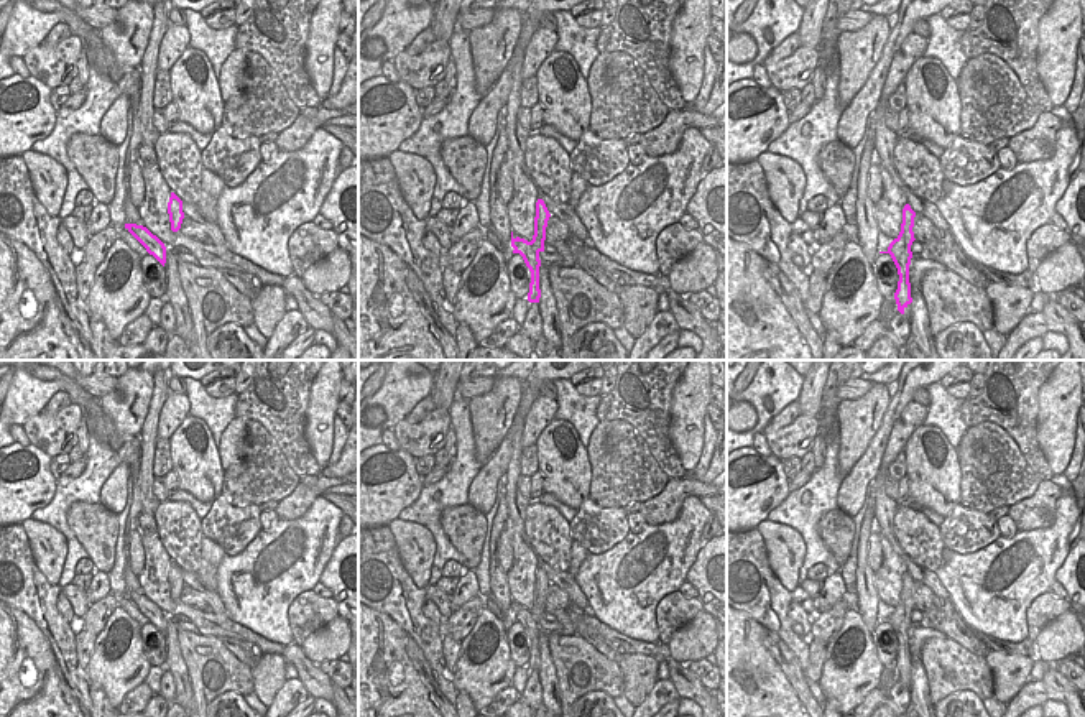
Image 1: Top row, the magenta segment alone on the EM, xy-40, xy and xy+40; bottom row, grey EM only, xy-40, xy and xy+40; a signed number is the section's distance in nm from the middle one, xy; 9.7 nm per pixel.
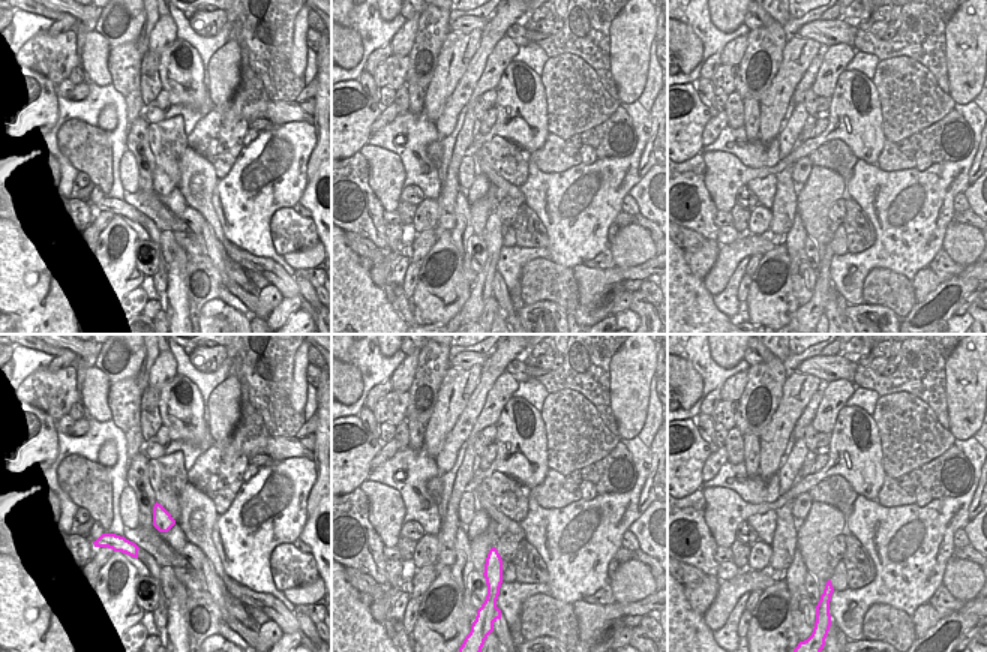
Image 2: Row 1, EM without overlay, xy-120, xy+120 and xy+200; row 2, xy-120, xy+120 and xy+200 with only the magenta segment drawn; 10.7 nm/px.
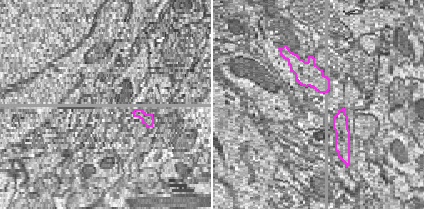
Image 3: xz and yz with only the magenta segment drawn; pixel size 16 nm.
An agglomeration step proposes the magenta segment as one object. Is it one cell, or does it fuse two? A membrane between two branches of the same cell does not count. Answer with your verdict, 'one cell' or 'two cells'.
two cells

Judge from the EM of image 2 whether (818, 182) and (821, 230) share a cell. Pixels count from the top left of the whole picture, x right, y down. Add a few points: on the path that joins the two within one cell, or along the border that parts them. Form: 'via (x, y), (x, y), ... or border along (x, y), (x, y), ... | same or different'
via (818, 194), (818, 218) | same

